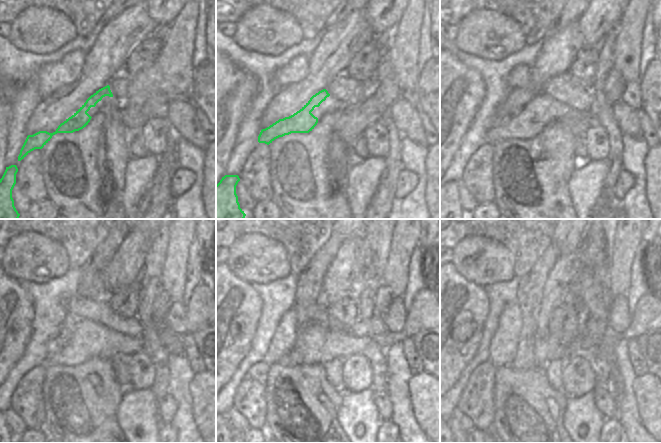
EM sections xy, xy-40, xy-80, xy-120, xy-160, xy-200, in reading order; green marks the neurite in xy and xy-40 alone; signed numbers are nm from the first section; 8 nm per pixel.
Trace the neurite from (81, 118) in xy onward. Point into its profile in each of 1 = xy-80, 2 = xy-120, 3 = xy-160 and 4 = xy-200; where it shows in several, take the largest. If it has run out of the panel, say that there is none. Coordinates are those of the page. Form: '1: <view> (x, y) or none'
1: xy-80 (526, 124)
2: xy-120 (78, 349)
3: xy-160 (305, 352)
4: xy-200 (540, 353)

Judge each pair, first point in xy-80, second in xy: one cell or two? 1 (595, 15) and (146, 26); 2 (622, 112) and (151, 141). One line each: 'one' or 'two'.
1: two
2: two

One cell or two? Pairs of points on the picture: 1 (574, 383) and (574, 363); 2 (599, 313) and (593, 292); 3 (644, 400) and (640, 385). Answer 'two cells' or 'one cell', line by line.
1: one cell
2: one cell
3: one cell

